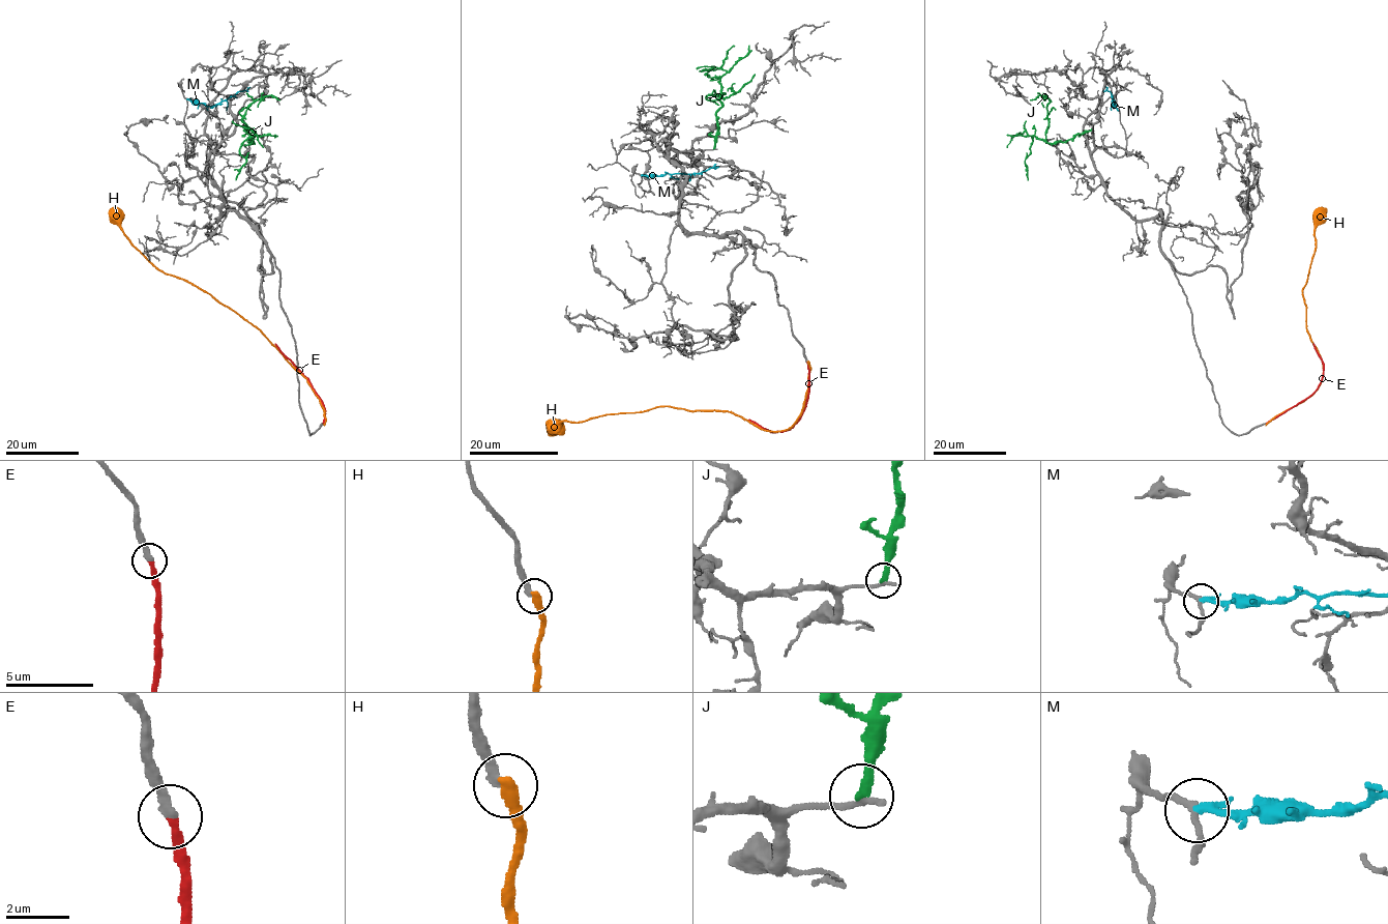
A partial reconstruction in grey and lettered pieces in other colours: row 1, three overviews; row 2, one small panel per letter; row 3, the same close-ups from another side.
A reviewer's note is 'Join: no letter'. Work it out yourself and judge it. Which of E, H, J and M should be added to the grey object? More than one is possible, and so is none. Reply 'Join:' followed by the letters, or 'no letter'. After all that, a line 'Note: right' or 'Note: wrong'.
Join: no letter
Note: right

